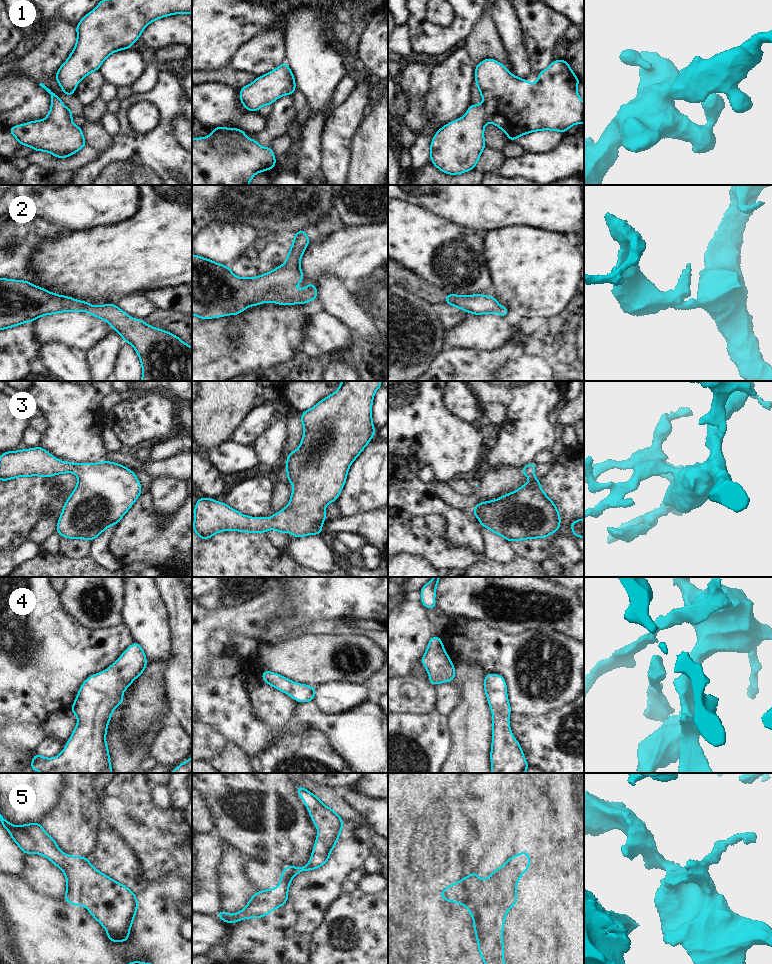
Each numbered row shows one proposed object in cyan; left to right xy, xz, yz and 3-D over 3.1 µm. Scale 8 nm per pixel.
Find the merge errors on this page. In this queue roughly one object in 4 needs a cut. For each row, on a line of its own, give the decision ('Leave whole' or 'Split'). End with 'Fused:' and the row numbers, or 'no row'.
1: Leave whole
2: Leave whole
3: Leave whole
4: Leave whole
5: Leave whole
Fused: no row

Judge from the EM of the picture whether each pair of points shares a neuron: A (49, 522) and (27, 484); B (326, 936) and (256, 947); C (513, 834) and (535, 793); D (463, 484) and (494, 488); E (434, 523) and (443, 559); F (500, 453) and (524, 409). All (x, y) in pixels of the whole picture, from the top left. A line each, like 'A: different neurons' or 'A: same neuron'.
A: different neurons
B: different neurons
C: same neuron
D: different neurons
E: different neurons
F: same neuron

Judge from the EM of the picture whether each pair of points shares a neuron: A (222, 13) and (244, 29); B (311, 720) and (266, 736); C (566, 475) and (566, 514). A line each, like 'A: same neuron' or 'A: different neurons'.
A: same neuron
B: same neuron
C: same neuron

